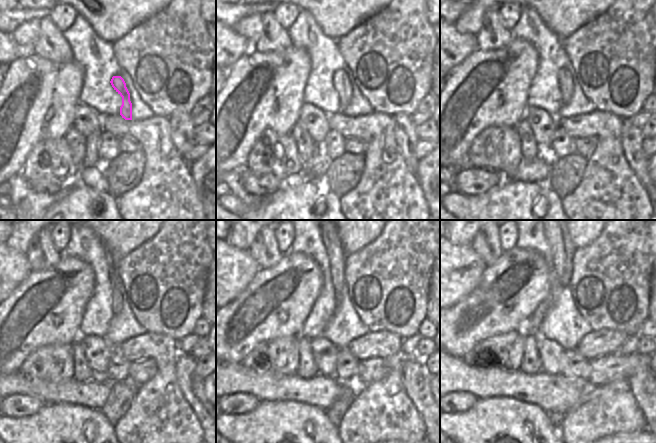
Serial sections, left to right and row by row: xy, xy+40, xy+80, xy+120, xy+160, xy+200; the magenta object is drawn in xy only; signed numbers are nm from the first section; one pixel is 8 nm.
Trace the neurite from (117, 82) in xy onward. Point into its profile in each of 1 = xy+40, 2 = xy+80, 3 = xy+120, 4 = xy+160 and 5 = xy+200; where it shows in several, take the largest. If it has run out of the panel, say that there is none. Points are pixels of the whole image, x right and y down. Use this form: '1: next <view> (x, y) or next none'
1: next xy+40 (341, 82)
2: next xy+80 (565, 82)
3: next xy+120 (116, 282)
4: next xy+160 (336, 254)
5: next xy+200 (555, 240)

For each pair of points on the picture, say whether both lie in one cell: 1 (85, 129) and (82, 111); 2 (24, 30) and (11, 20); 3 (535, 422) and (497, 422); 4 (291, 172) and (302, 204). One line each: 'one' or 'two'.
1: one
2: two
3: one
4: two

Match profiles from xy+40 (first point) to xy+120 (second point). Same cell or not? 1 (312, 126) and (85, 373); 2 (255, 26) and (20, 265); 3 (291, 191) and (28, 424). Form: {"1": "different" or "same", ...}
{"1": "different", "2": "different", "3": "same"}

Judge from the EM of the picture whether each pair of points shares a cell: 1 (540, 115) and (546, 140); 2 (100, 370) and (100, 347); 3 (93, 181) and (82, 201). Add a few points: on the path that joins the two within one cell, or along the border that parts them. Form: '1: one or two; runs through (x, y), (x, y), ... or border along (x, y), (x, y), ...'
1: one; runs through (540, 121), (543, 124), (544, 134)
2: one; runs through (100, 364), (100, 353)
3: two; border along (81, 182), (95, 189), (107, 192)

